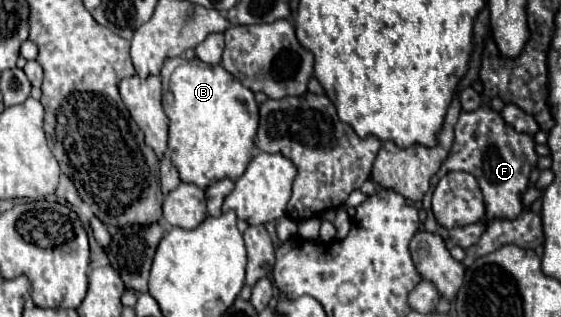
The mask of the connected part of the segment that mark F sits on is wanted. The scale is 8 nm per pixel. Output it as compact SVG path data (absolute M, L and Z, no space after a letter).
M479 106L473 112L461 112L459 122L455 124L455 144L445 158L441 170L433 178L433 186L451 170L465 170L473 174L479 182L487 204L487 218L507 218L513 220L523 210L521 198L527 190L529 174L537 164L535 140L533 136L515 132L499 112L489 106Z

